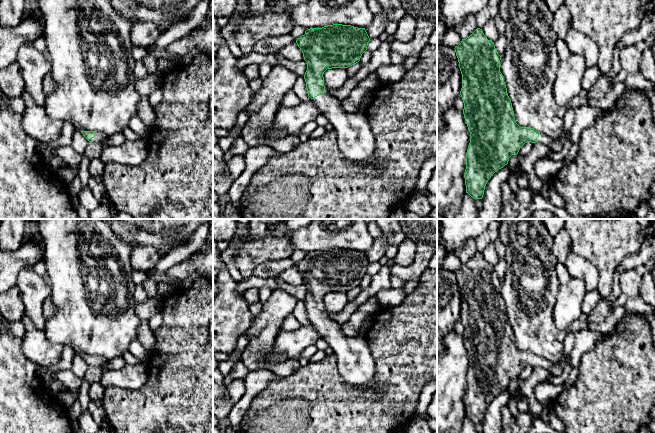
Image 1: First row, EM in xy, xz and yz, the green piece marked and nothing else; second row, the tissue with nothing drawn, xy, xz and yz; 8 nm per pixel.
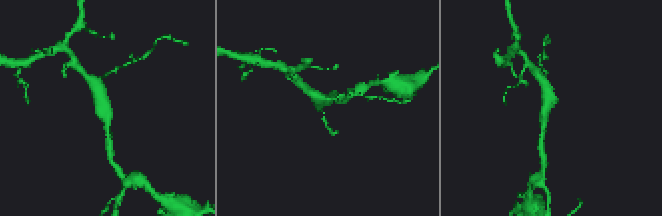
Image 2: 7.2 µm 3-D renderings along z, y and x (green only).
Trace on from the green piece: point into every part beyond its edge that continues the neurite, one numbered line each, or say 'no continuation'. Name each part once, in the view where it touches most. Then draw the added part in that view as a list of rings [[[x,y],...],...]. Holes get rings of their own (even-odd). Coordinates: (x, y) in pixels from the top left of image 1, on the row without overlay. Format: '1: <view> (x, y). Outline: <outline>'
1: xz (355, 364). Outline: [[[327,315],[312,324],[336,355],[337,370],[346,385],[380,387],[375,377],[375,361],[364,335],[346,336],[341,325]]]

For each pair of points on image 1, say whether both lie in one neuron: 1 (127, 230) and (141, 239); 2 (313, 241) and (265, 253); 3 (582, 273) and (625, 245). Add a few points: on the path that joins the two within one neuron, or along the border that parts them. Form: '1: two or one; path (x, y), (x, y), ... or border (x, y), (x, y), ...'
1: one; path (130, 233), (138, 236)
2: two; border (293, 233), (291, 239), (292, 250)
3: two; border (573, 252), (594, 266), (597, 288)

